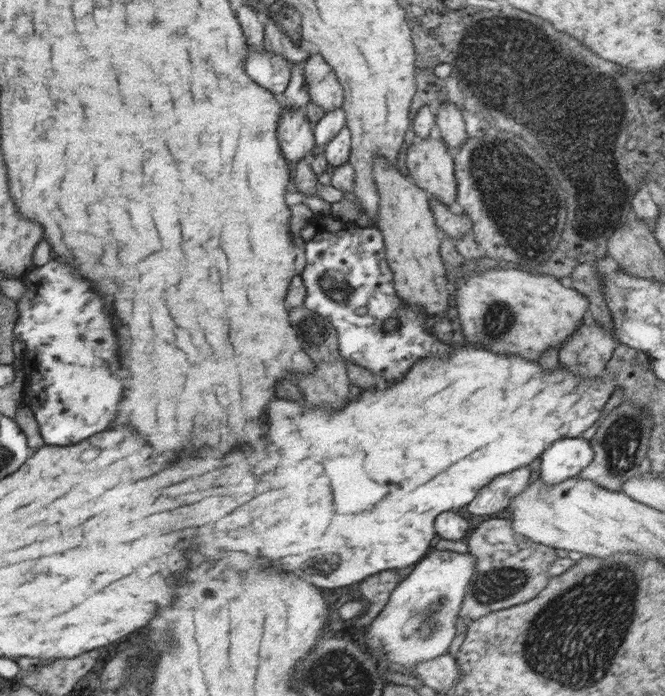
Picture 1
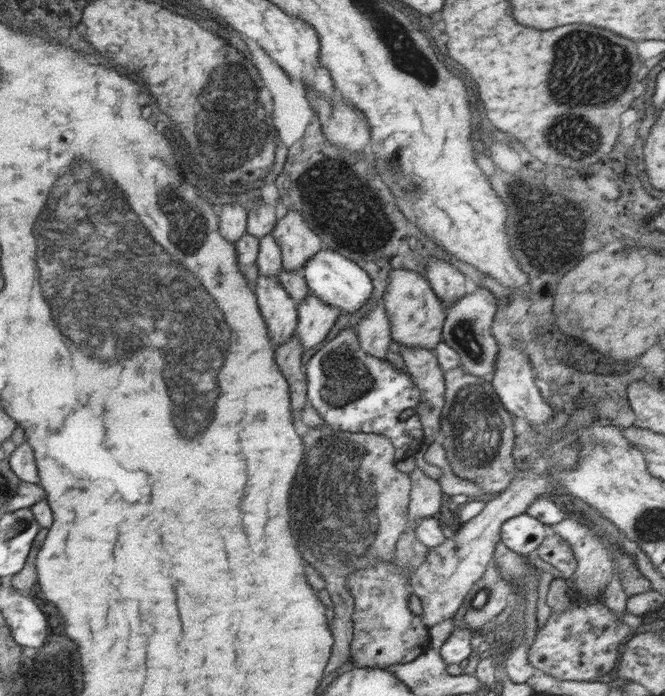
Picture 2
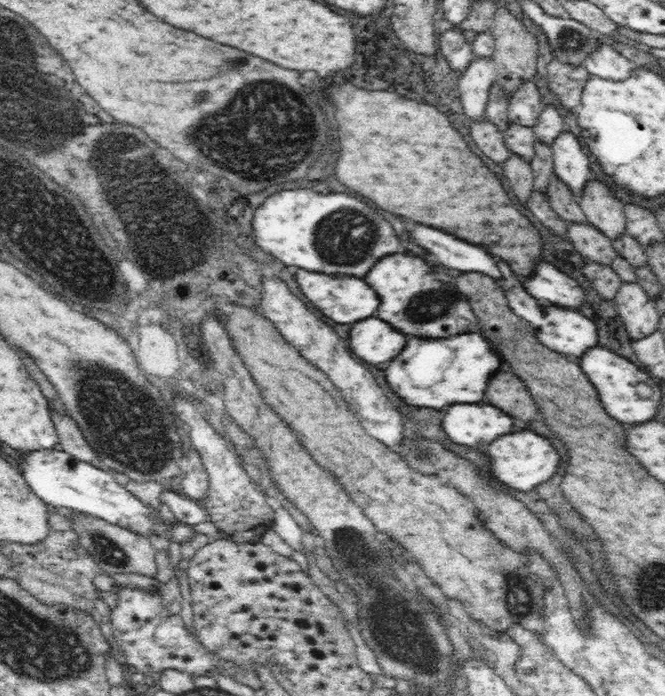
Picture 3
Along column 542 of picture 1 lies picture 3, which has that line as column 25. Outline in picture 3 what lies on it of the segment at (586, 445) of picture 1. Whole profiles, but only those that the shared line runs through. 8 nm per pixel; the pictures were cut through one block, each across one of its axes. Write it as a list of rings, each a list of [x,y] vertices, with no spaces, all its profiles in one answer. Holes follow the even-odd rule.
[[[36,450],[20,454],[18,460],[21,474],[28,486],[46,505],[58,510],[72,511],[90,515],[103,521],[132,530],[142,535],[159,534],[164,539],[172,538],[179,544],[198,535],[192,525],[178,521],[177,525],[162,523],[159,512],[153,512],[149,506],[140,502],[113,477],[112,470],[99,469],[94,465],[77,460],[60,450]]]

